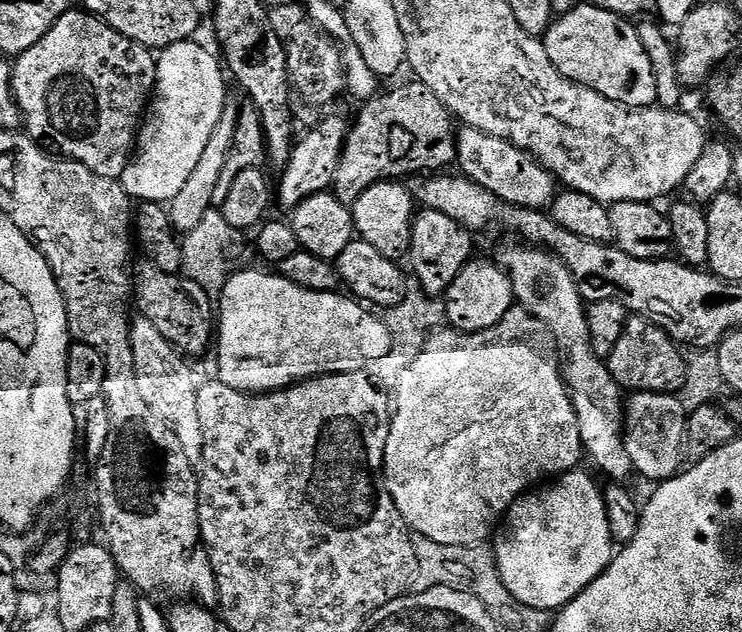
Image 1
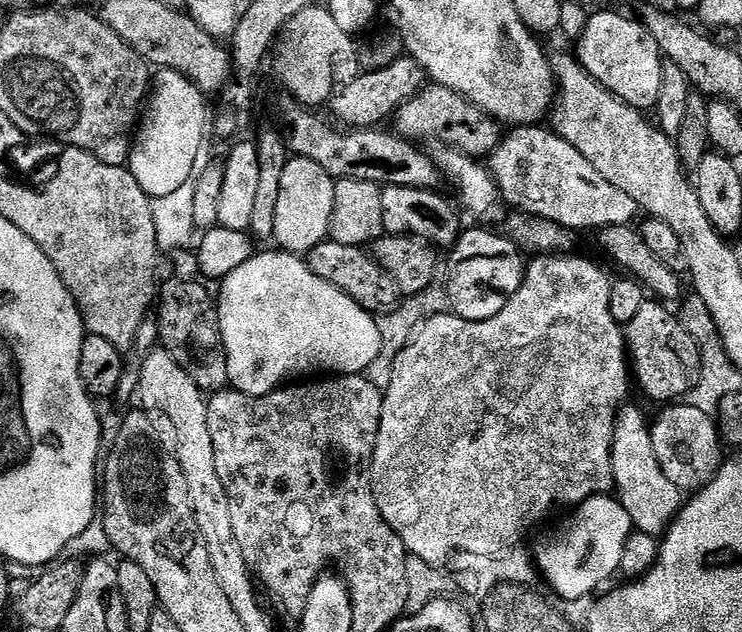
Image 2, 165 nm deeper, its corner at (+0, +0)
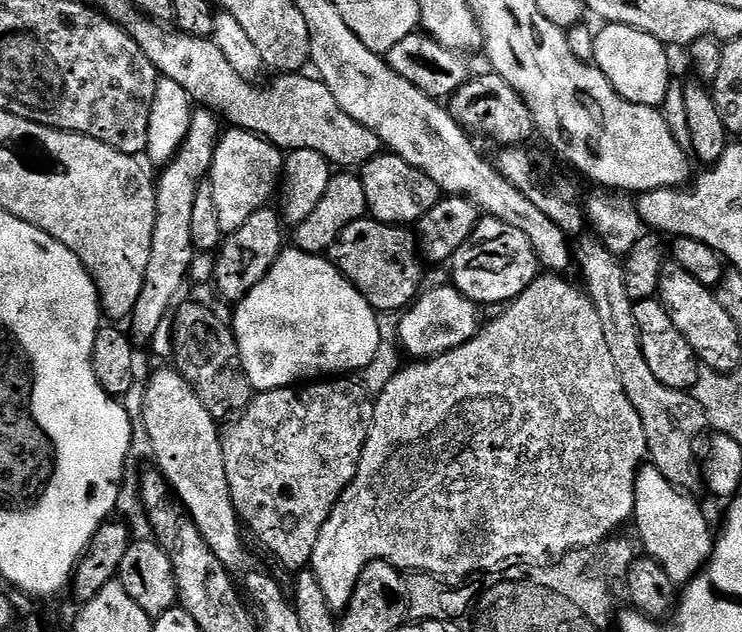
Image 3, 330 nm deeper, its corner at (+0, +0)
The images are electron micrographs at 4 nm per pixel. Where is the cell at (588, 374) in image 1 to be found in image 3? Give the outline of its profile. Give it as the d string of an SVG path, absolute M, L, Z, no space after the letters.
M651 462L645 463L636 474L634 482L634 525L635 535L642 545L643 551L657 560L670 574L670 578L678 586L683 586L695 578L712 557L714 528L708 525L704 512L692 501L687 492L674 487Z

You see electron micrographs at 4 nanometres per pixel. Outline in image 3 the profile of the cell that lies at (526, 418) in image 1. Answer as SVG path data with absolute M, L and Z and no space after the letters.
M560 274L537 275L535 282L511 301L497 320L489 324L487 321L474 338L441 356L412 362L409 368L390 377L380 397L375 397L372 429L366 438L356 476L332 508L330 518L326 518L312 551L310 570L318 578L318 586L322 586L322 594L326 594L326 602L333 612L340 614L347 609L352 592L360 582L360 571L375 560L384 560L408 574L468 578L499 569L512 559L548 562L568 552L587 550L591 544L596 546L607 540L617 530L623 529L620 527L627 520L629 523L633 519L636 474L648 460L646 430L642 430L642 418L638 418L638 410L630 406L630 398L626 398L626 390L622 390L622 382L618 382L618 370L614 370L598 310L594 310L587 292L577 285L576 289L564 279L568 278Z

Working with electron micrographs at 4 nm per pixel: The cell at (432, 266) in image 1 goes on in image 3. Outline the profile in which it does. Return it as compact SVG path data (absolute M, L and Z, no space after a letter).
M391 154L375 156L369 164L364 165L359 178L366 190L371 219L380 220L383 224L415 225L417 220L421 220L442 199L440 187L426 178L422 170Z

